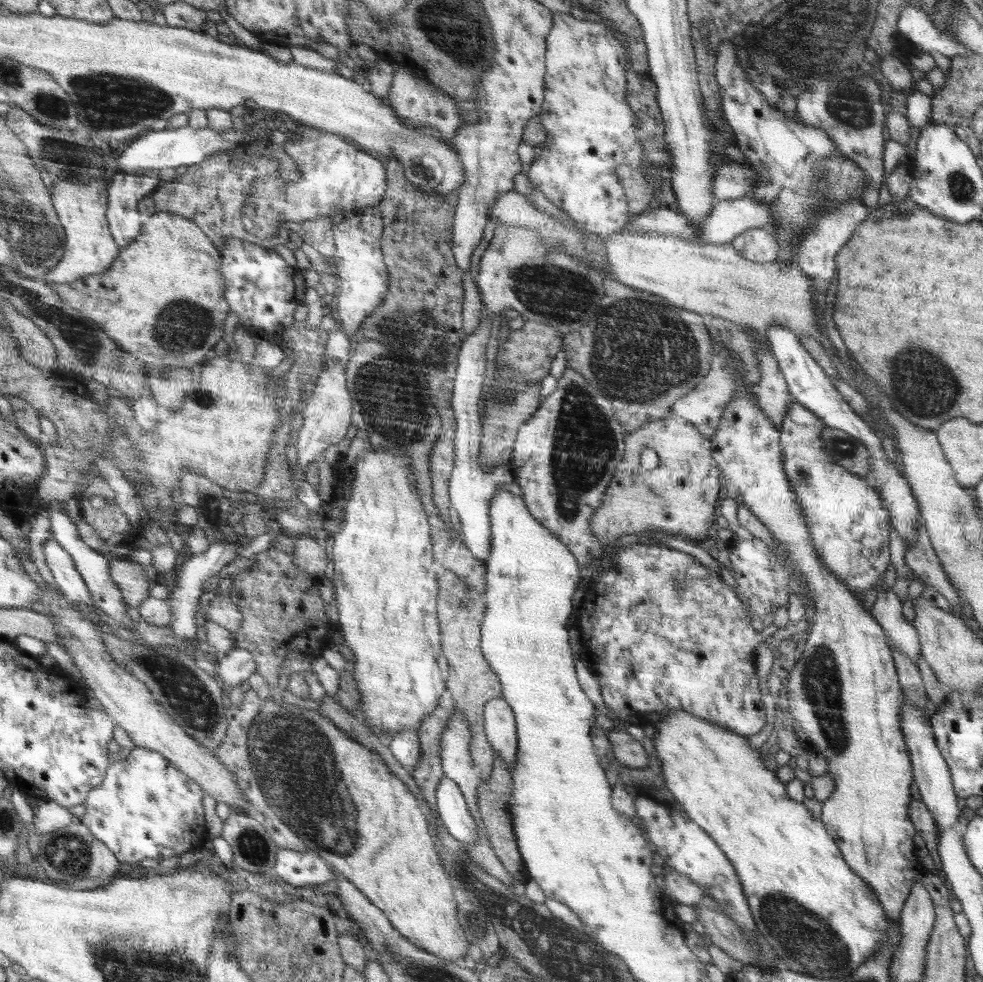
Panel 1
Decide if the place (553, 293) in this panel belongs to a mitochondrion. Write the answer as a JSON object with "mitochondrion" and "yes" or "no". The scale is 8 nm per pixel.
{"mitochondrion":"yes"}

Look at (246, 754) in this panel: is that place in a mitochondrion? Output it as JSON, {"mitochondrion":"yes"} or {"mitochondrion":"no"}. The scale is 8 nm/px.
{"mitochondrion":"yes"}

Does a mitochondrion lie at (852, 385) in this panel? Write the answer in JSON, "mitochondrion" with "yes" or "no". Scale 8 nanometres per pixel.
{"mitochondrion":"no"}

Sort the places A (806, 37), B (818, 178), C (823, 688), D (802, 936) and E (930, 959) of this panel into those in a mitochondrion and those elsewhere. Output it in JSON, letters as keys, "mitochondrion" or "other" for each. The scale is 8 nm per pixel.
{"A":"mitochondrion","B":"mitochondrion","C":"mitochondrion","D":"mitochondrion","E":"other"}

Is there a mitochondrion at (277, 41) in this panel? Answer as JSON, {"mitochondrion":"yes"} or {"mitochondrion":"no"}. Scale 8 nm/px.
{"mitochondrion":"no"}

